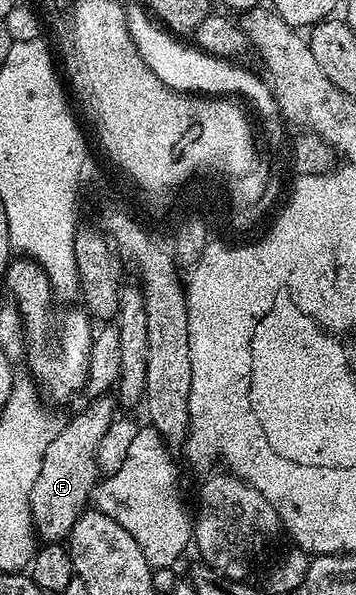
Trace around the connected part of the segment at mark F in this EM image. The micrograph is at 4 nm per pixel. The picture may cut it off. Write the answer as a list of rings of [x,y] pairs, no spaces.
[[[113,396],[95,397],[87,409],[82,409],[70,422],[59,428],[56,439],[44,451],[36,483],[30,496],[30,521],[46,543],[62,543],[67,540],[80,515],[86,512],[92,501],[92,494],[100,480],[96,463],[96,447],[100,438],[108,431],[108,423],[116,416]]]

